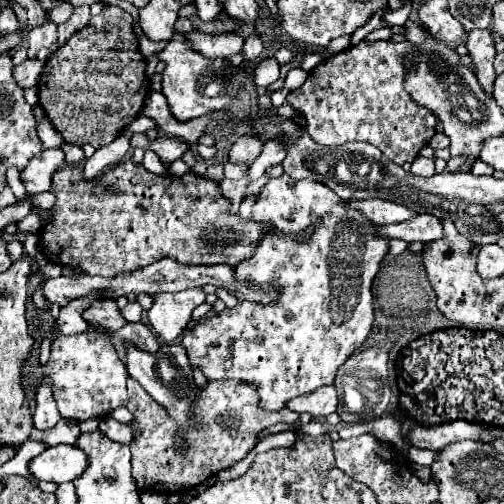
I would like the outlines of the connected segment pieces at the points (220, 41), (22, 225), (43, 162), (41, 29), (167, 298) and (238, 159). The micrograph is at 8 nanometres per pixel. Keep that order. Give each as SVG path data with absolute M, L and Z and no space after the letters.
M189 32L187 38L191 38L193 48L201 52L207 58L223 58L223 56L233 56L241 52L245 38L239 34L199 34L199 32Z
M33 212L17 224L18 233L24 232L26 229L32 229L32 234L37 234L41 227L42 222L39 215Z
M47 148L35 156L29 166L21 172L21 180L27 188L27 194L39 194L51 190L53 172L65 164L65 152L61 148Z
M49 22L49 24L37 26L37 28L29 30L27 38L29 38L29 50L27 50L29 58L35 58L39 48L49 48L57 40L57 24Z
M201 288L183 292L163 292L153 294L153 308L147 312L153 332L163 342L175 342L175 338L185 330L191 320L191 312L205 302L205 292Z
M245 134L241 136L229 150L229 162L231 164L245 164L247 168L255 162L255 158L261 154L263 142L257 136Z

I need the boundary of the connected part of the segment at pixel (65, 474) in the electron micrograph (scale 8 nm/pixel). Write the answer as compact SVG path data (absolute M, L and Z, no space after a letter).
M57 444L35 456L29 464L29 470L37 480L47 480L55 484L73 482L87 468L87 454L77 446Z

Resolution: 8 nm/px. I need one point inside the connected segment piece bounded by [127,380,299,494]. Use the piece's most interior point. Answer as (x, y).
(229, 419)

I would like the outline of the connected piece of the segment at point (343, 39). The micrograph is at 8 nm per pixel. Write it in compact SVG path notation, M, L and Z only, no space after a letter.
M344 35L335 40L332 40L327 46L326 52L322 53L323 59L333 56L347 49L351 45L351 35Z

